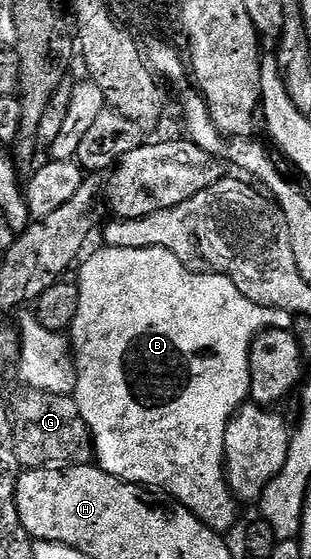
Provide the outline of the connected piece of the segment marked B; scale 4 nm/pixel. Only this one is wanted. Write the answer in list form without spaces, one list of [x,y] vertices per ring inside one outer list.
[[[103,247],[91,256],[88,254],[82,260],[83,268],[77,272],[79,280],[79,292],[81,301],[77,309],[77,317],[73,321],[69,338],[71,347],[75,350],[75,371],[71,371],[71,347],[66,343],[66,338],[57,337],[54,331],[35,329],[31,339],[23,339],[23,361],[21,375],[25,380],[31,379],[30,386],[35,389],[53,389],[58,395],[71,395],[79,407],[83,408],[83,416],[87,422],[87,428],[91,430],[93,455],[97,465],[113,477],[125,480],[126,483],[138,483],[152,489],[162,489],[174,499],[196,515],[201,522],[209,525],[214,531],[227,533],[227,530],[235,523],[235,506],[237,500],[231,494],[231,488],[227,486],[225,474],[225,460],[223,458],[223,438],[225,429],[229,425],[233,409],[238,409],[248,402],[251,389],[251,370],[249,369],[249,355],[251,353],[251,341],[260,331],[268,329],[288,330],[292,326],[293,316],[290,311],[282,311],[276,307],[262,307],[249,297],[245,297],[233,285],[233,281],[224,275],[204,273],[199,269],[192,269],[188,264],[181,262],[173,253],[169,253],[160,247],[149,249],[113,249]]]

